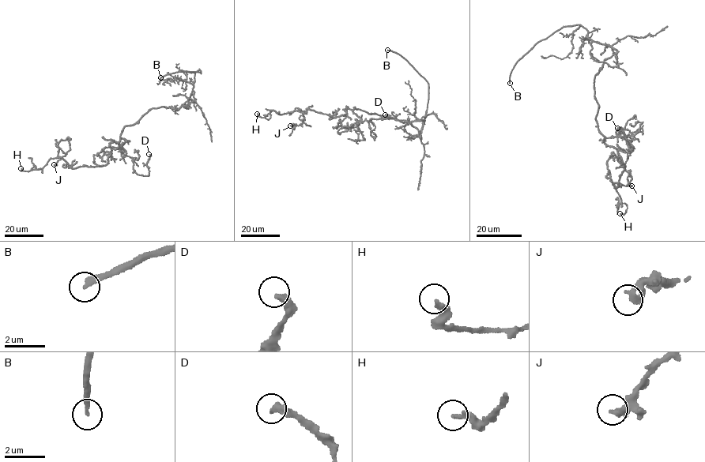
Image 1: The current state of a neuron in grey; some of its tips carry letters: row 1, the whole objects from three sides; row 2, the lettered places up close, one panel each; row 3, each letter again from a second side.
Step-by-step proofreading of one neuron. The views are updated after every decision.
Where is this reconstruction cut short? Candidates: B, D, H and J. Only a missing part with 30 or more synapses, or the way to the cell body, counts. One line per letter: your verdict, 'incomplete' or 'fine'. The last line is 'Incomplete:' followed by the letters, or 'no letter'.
B: incomplete
D: fine
H: fine
J: fine
Incomplete: B

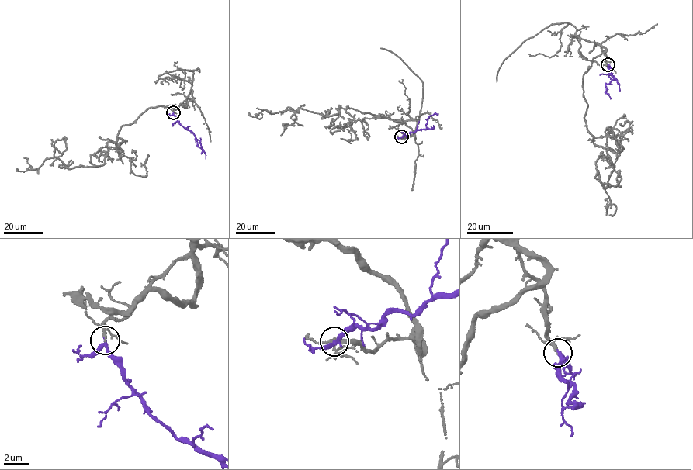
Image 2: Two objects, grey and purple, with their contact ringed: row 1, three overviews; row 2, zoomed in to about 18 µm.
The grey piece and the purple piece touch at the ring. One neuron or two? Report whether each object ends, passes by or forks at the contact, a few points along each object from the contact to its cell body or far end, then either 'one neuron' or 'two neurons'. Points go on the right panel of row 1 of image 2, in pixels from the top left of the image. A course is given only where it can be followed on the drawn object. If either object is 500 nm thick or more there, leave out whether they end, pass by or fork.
grey ends | purple passes by | grey via (608, 64), (601, 46), (583, 75), (583, 118), (614, 168), (601, 183), (603, 155), (621, 186) | purple via (608, 64), (613, 77), (605, 84), (605, 93), (610, 98) | one neuron

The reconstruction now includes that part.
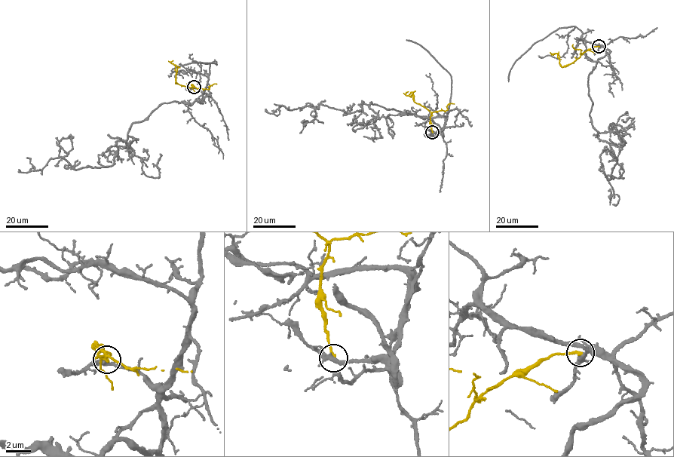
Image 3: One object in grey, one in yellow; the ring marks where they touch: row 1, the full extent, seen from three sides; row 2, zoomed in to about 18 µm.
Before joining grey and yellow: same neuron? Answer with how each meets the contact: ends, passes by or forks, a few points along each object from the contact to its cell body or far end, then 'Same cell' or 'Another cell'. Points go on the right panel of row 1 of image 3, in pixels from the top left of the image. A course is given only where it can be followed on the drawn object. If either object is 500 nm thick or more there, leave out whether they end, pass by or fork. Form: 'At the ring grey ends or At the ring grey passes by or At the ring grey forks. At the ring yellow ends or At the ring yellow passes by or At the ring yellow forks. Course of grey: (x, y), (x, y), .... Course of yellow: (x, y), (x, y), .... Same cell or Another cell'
At the ring grey forks. At the ring yellow ends. Course of grey: (598, 46), (609, 51), (589, 75), (589, 115), (617, 161), (612, 177), (605, 175), (607, 148), (623, 178). Course of yellow: (598, 46), (588, 49), (572, 62), (562, 66), (558, 53), (549, 52). Another cell

